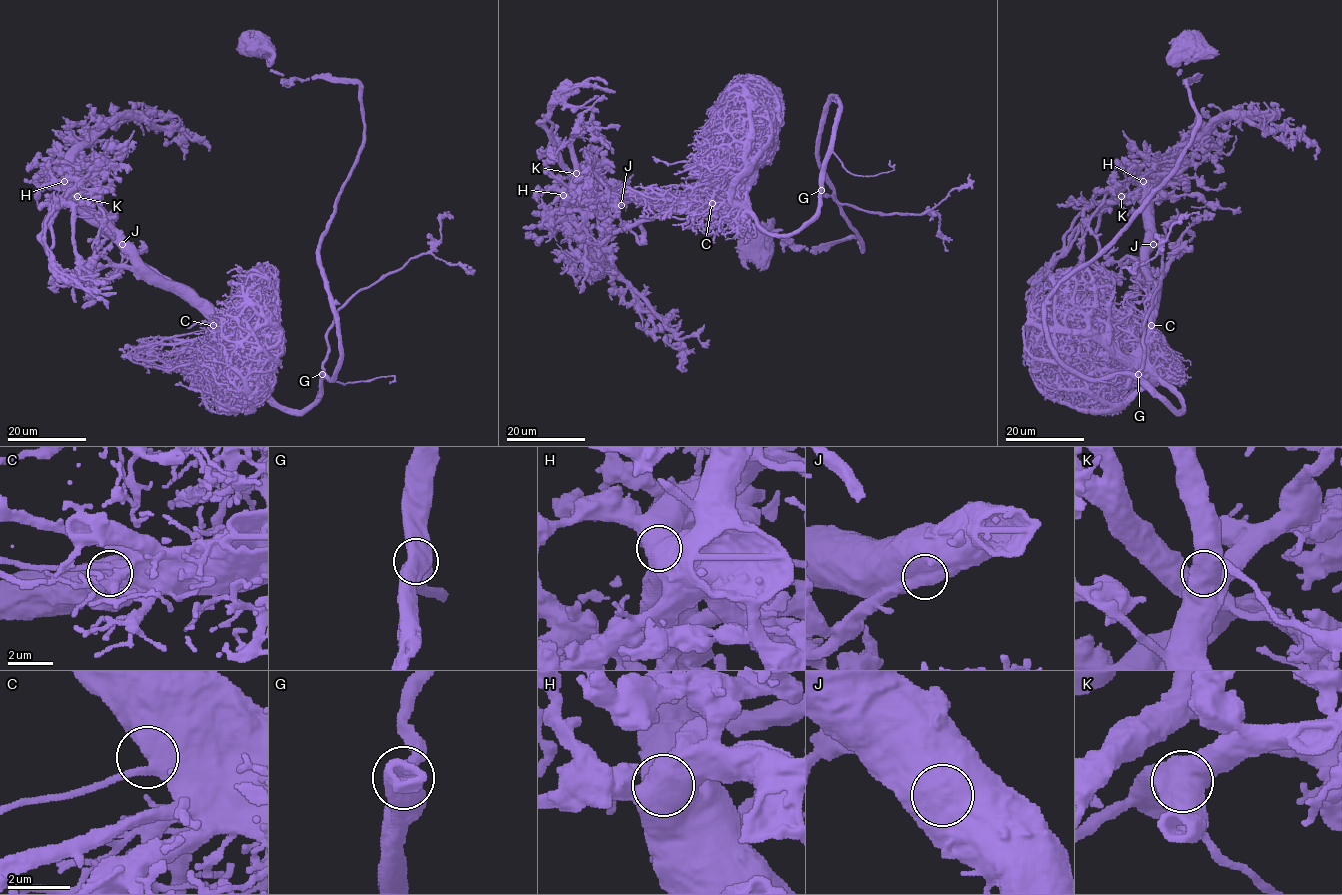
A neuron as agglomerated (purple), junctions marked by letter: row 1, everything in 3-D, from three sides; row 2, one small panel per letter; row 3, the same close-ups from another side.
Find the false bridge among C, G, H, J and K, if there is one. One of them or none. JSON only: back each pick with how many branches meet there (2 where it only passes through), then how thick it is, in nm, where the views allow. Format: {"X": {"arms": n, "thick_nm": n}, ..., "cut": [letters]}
{"cut": []}

